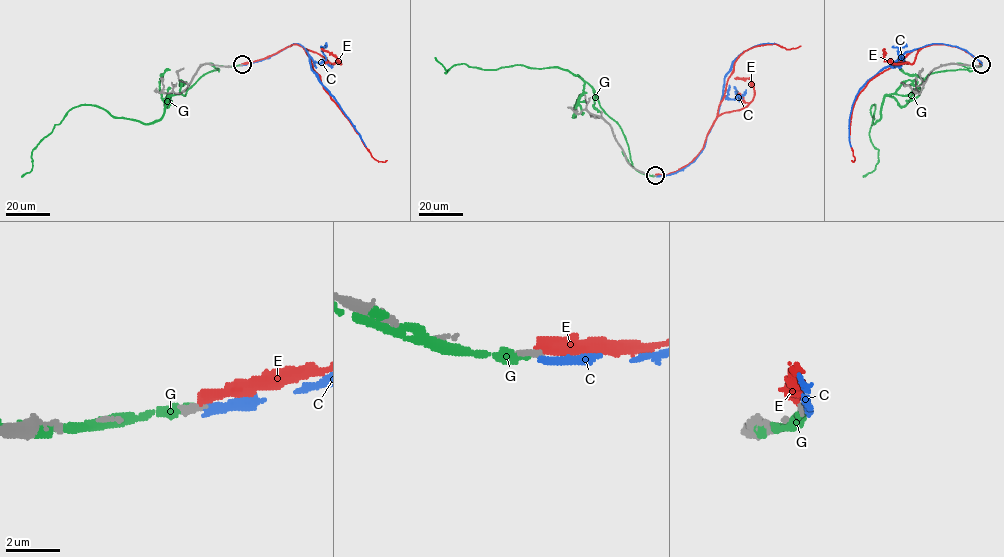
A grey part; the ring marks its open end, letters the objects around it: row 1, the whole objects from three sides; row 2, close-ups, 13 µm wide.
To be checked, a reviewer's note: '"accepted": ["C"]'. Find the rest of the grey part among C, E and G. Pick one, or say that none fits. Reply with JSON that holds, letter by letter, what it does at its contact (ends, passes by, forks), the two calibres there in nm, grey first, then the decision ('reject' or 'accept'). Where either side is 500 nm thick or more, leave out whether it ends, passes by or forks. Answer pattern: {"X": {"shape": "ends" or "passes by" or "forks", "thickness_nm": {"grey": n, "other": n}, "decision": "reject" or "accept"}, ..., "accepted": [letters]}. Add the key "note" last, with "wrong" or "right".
{"C": {"shape": "ends", "thickness_nm": {"grey": 200, "other": 280}, "decision": "reject"}, "E": {"shape": "ends", "thickness_nm": {"grey": 200, "other": 440}, "decision": "reject"}, "G": {"shape": "ends", "thickness_nm": {"grey": 200, "other": 320}, "decision": "reject"}, "accepted": [], "note": "wrong"}

